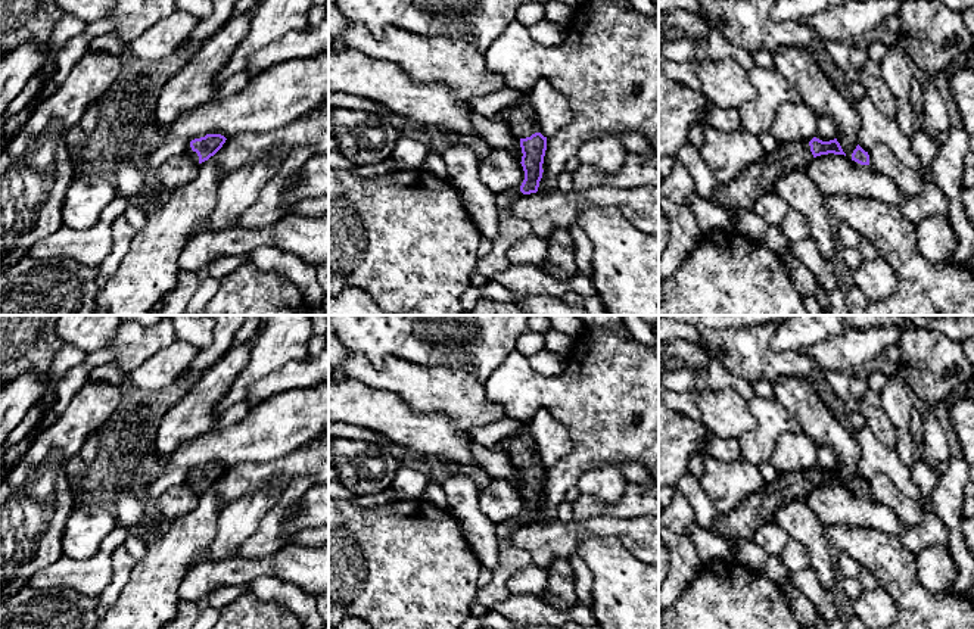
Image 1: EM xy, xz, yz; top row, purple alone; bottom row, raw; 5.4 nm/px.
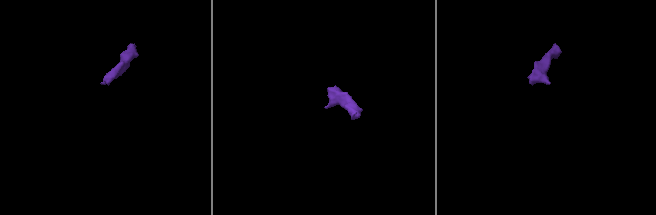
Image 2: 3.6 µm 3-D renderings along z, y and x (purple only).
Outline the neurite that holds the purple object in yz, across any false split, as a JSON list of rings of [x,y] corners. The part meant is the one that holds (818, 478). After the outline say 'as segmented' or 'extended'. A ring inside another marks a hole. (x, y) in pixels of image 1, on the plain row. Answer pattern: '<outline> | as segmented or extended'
[[[813,467],[809,473],[784,473],[757,492],[747,495],[732,511],[718,513],[710,529],[724,539],[751,541],[754,532],[775,519],[777,510],[796,498],[805,498],[821,485],[844,485],[837,468],[822,471]]] | extended

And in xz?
[[[528,421],[522,430],[507,436],[497,446],[508,455],[511,464],[520,471],[523,483],[520,493],[525,501],[520,521],[523,524],[536,523],[544,502],[547,467],[539,463]]] | extended

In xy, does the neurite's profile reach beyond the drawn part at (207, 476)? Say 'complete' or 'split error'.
split error

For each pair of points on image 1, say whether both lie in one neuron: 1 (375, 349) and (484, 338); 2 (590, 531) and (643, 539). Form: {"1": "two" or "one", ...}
{"1": "one", "2": "one"}

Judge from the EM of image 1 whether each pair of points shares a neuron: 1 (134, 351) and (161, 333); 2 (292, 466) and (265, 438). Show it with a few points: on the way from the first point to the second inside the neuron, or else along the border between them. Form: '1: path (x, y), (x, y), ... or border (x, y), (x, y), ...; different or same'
1: path (140, 345), (155, 339); same
2: border (313, 441), (274, 460), (249, 461); different

